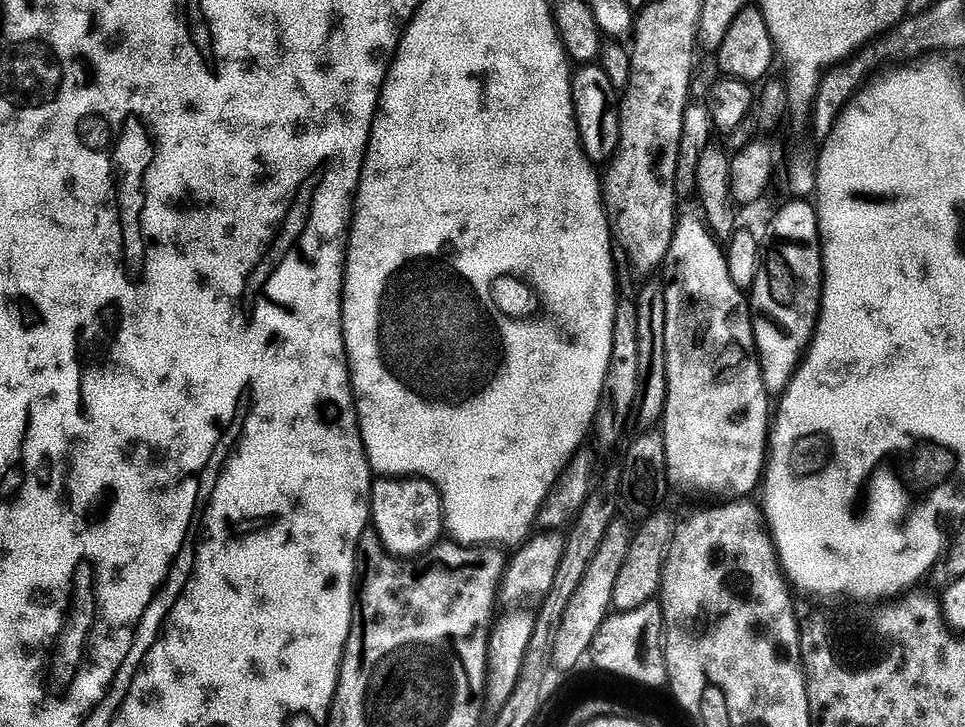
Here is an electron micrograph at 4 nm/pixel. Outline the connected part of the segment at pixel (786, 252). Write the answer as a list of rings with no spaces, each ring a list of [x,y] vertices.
[[[792,198],[789,204],[784,204],[776,212],[772,220],[772,241],[766,244],[766,259],[763,261],[762,270],[757,274],[756,284],[750,289],[750,303],[754,309],[754,323],[756,334],[756,353],[760,357],[761,372],[764,375],[765,388],[770,394],[784,394],[796,375],[802,361],[805,359],[810,345],[816,335],[816,326],[820,323],[820,305],[824,302],[824,254],[820,239],[820,219],[816,216],[816,209],[807,199]]]

